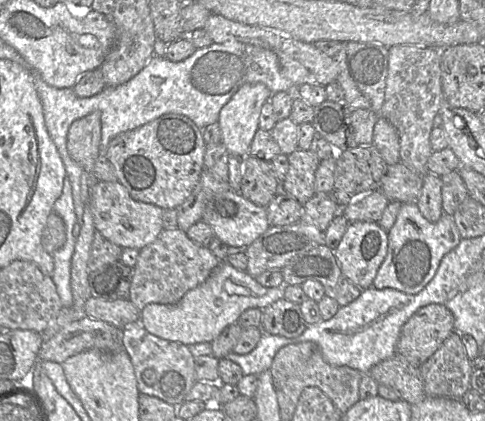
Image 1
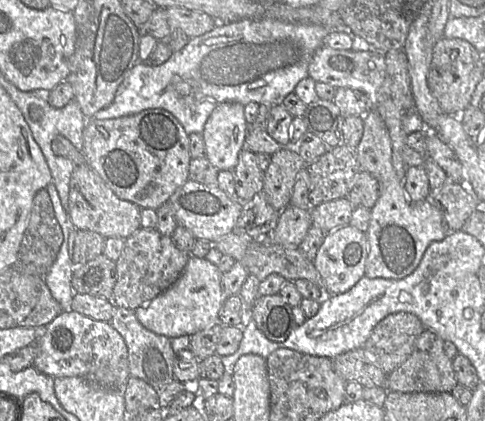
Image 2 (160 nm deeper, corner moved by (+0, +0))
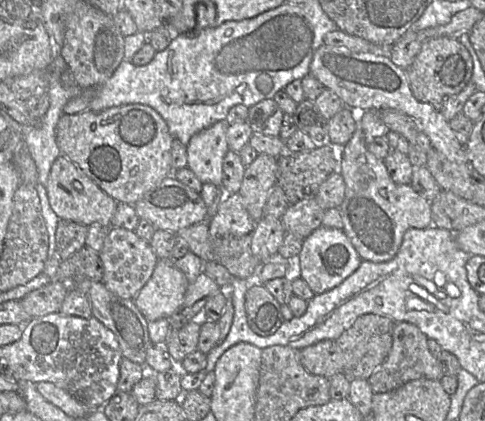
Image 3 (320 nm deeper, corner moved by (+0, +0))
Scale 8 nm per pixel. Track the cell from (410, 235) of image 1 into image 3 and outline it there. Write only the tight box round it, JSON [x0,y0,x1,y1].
[336,120,432,263]

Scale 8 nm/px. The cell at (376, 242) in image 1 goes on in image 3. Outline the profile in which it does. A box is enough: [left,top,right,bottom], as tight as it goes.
[297,226,362,295]

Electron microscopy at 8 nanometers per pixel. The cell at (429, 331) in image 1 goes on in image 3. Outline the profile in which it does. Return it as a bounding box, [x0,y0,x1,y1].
[335,315,395,379]

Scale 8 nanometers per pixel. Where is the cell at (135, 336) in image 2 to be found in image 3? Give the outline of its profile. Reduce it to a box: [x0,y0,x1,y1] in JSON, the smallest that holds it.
[70,279,172,372]

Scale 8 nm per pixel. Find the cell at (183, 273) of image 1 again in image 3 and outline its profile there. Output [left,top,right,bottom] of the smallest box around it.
[98,227,159,299]

